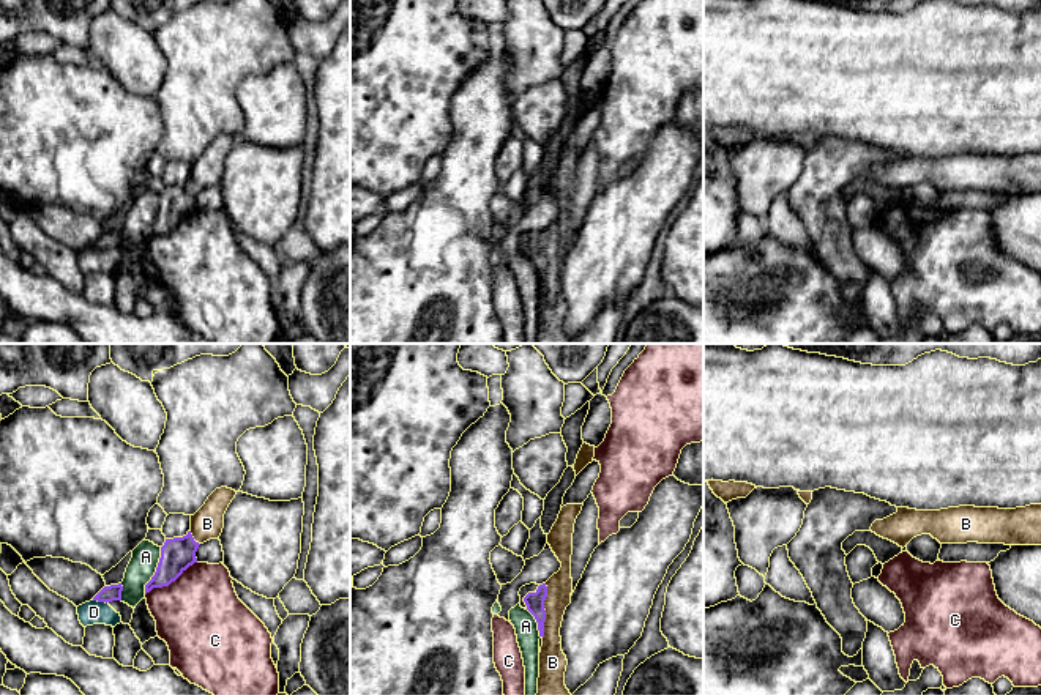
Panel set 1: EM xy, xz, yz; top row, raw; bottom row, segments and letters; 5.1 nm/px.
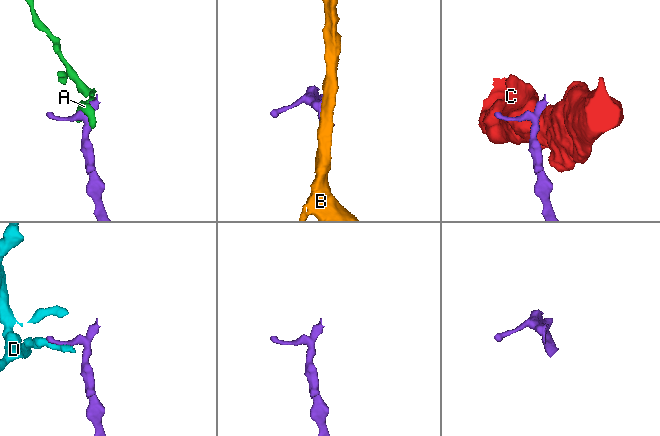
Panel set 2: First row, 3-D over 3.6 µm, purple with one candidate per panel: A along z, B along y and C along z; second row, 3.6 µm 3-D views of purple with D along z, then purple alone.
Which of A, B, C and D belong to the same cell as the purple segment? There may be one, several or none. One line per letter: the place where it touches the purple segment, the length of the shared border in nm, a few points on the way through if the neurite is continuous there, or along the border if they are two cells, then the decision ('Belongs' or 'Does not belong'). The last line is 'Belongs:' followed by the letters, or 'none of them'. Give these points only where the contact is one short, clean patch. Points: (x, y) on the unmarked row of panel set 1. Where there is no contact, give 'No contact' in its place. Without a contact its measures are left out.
A: Touches purple at xy (156, 218). Shared border 260 nm. Does not belong
B: Touches purple at xz (544, 257). Shared border 280 nm. Path across: xz (535, 248), (544, 257), (560, 232). Belongs
C: Touches purple at xy (171, 229). Shared border 320 nm. Boundary: xy (196, 208), (167, 232), (153, 234), (145, 241). Does not belong
D: Touches purple at xy (100, 248). Shared border 80 nm. Boundary: xy (93, 246), (106, 251). Does not belong
Belongs: B

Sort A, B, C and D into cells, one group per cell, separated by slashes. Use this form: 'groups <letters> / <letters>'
groups A / B / C / D

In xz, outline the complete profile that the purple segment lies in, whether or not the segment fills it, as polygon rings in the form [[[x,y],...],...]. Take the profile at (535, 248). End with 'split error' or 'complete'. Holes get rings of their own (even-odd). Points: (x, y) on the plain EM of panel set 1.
[[[566,151],[547,181],[547,191],[562,214],[535,240],[524,244],[527,257],[538,269],[543,293],[539,299],[539,325],[536,344],[571,344],[565,333],[566,303],[562,298],[560,274],[566,254],[571,251],[573,225],[571,202],[573,180],[584,151]]]; split error

